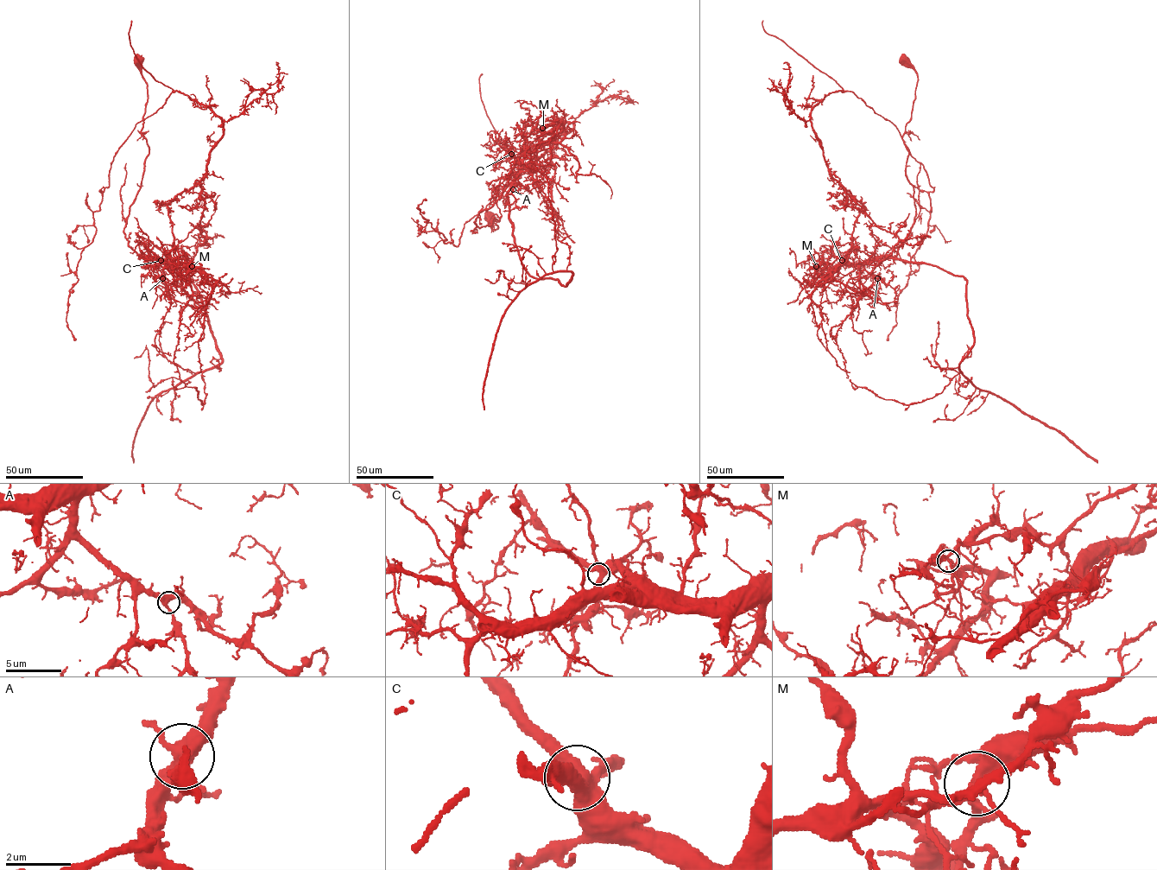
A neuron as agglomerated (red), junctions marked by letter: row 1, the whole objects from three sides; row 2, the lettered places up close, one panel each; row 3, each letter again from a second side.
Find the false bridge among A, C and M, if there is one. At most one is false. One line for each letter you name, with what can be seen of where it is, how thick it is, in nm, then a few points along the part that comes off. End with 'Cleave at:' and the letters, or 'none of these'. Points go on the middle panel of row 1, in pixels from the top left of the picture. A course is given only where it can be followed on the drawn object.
M: Place: (542, 128). Thickness 280 nm. Course of the part to remove: (543, 128), (517, 174), (573, 123), (532, 142), (458, 245), (420, 213), (426, 200)
Cleave at: M

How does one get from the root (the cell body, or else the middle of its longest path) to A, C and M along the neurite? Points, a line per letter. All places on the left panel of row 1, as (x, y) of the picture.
A: (138, 58), (148, 91), (142, 134), (148, 155), (123, 233), (140, 256), (150, 255), (165, 263), (162, 278)
C: (138, 58), (148, 91), (142, 134), (148, 155), (123, 233), (140, 256), (150, 255), (161, 260)
M: (138, 58), (148, 91), (142, 134), (148, 155), (123, 233), (141, 257), (150, 255), (174, 267), (192, 267)

